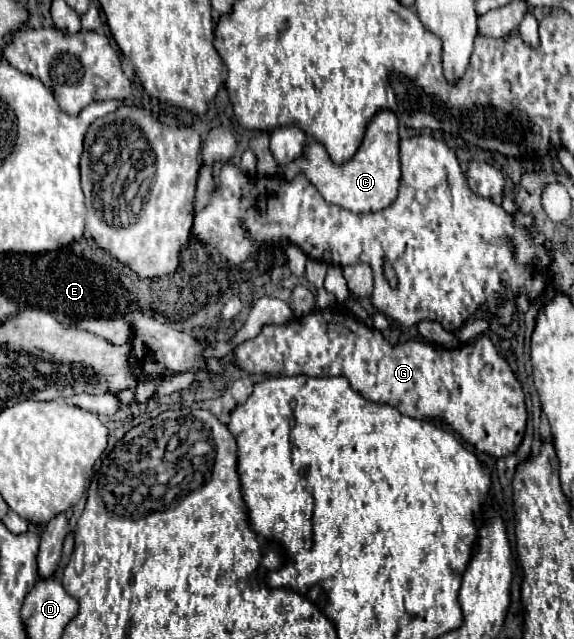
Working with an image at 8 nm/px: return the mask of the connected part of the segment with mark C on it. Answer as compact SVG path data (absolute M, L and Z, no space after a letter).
M381 109L377 111L365 129L363 143L351 161L337 165L329 159L325 147L319 141L311 141L297 161L279 169L279 173L287 179L297 177L297 173L305 173L307 179L317 187L327 203L341 205L353 213L371 213L389 207L399 189L401 179L401 163L399 163L399 119L393 111Z

